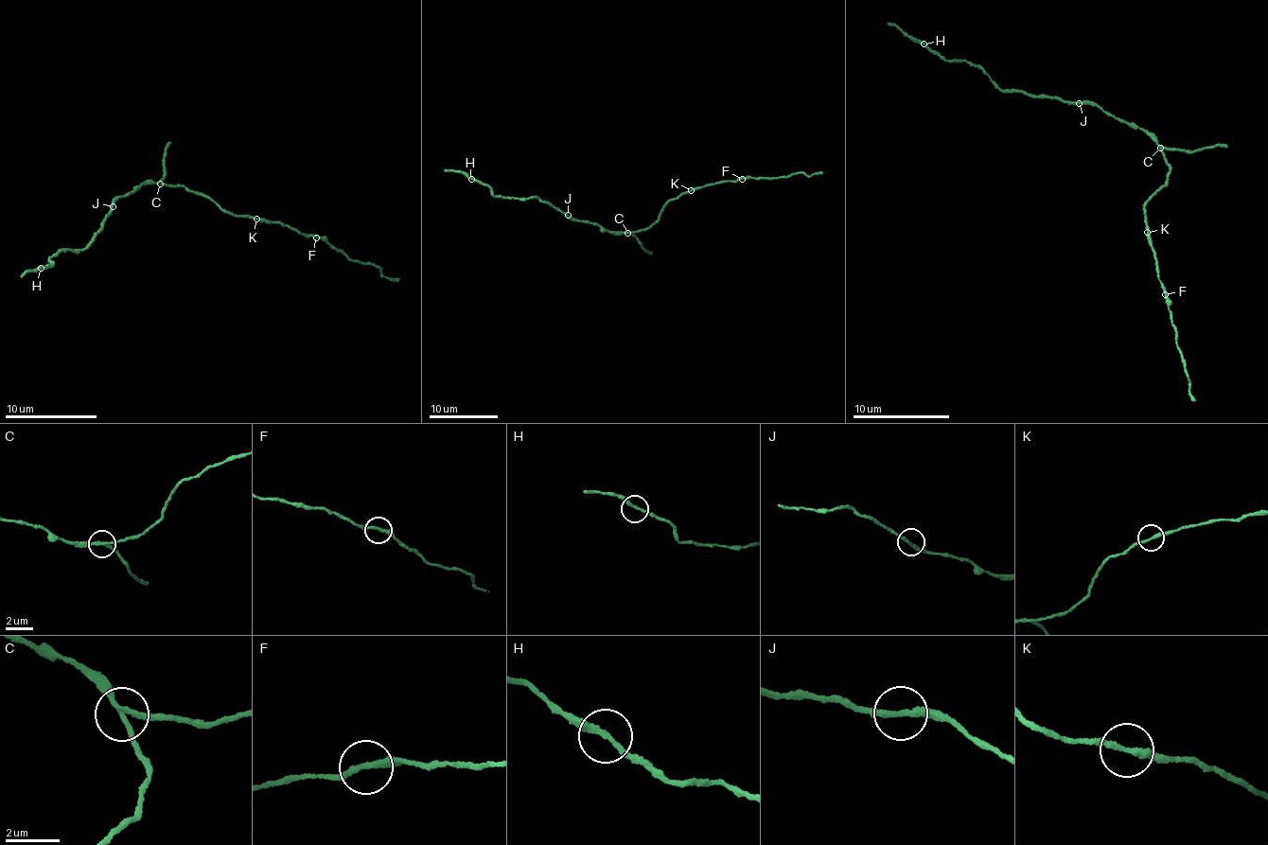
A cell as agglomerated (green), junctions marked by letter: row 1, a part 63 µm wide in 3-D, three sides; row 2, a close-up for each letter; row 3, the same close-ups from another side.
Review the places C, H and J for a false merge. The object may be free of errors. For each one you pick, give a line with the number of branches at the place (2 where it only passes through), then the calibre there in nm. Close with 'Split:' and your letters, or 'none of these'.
C: 3 | 190 nm
Split: C

